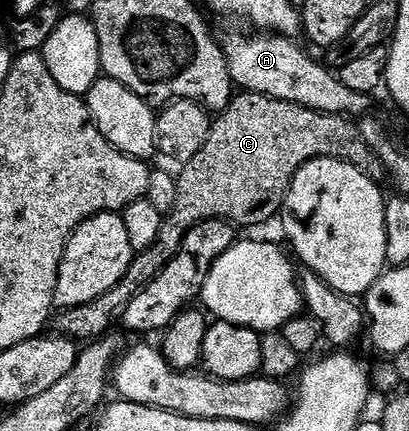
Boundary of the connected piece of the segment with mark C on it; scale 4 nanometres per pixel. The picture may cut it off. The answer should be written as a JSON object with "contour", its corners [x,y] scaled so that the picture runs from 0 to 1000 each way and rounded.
{"contour":[[[636,216],[575,218],[550,258],[516,283],[499,346],[433,399],[430,476],[399,506],[369,573],[335,585],[313,633],[264,680],[215,708],[144,719],[127,740],[127,768],[183,791],[247,787],[296,733],[298,719],[421,606],[460,531],[511,508],[550,508],[584,529],[650,517],[687,492],[709,425],[748,378],[768,369],[829,369],[890,401],[912,425],[946,413],[944,387],[890,327],[863,274],[782,262],[743,244],[667,230]]]}

